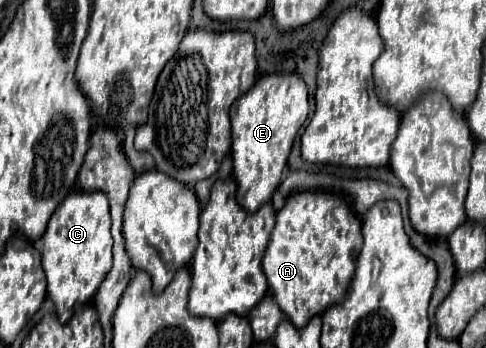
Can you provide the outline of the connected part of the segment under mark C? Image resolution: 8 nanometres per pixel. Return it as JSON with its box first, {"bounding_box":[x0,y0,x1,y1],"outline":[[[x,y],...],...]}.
{"bounding_box":[43,191,113,323],"outline":[[[73,191],[59,205],[59,209],[49,219],[47,231],[43,235],[43,271],[47,277],[47,293],[57,307],[59,321],[67,323],[73,313],[87,305],[101,281],[107,277],[113,257],[111,257],[111,217],[109,201],[103,193],[83,193]]]}

